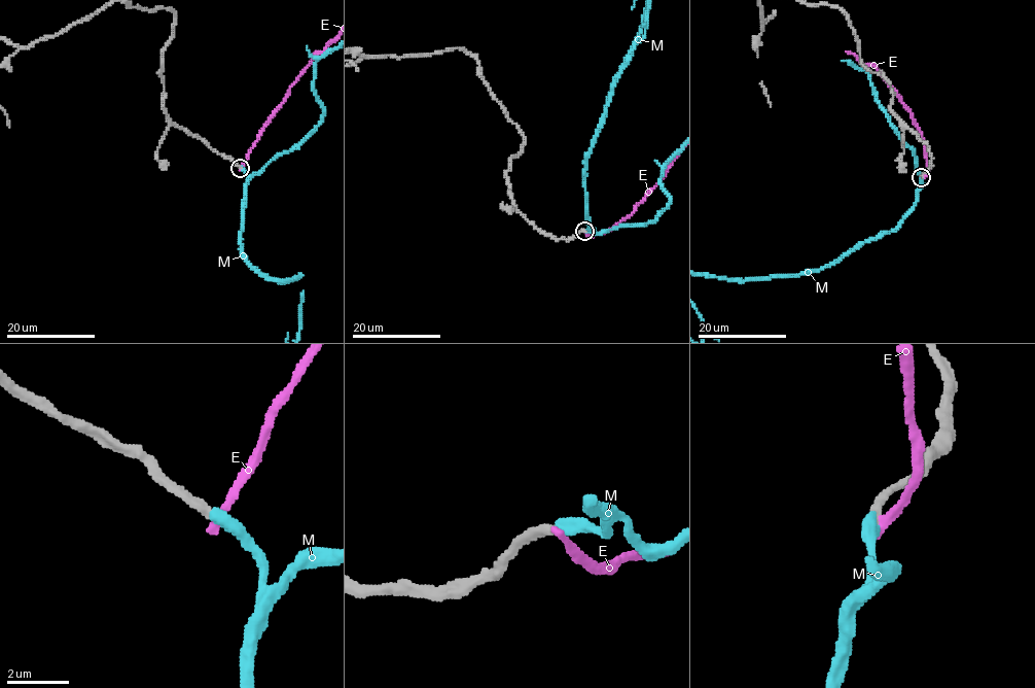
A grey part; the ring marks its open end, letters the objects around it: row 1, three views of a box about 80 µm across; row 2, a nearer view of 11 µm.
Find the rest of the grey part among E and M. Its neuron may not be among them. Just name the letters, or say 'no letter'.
M

